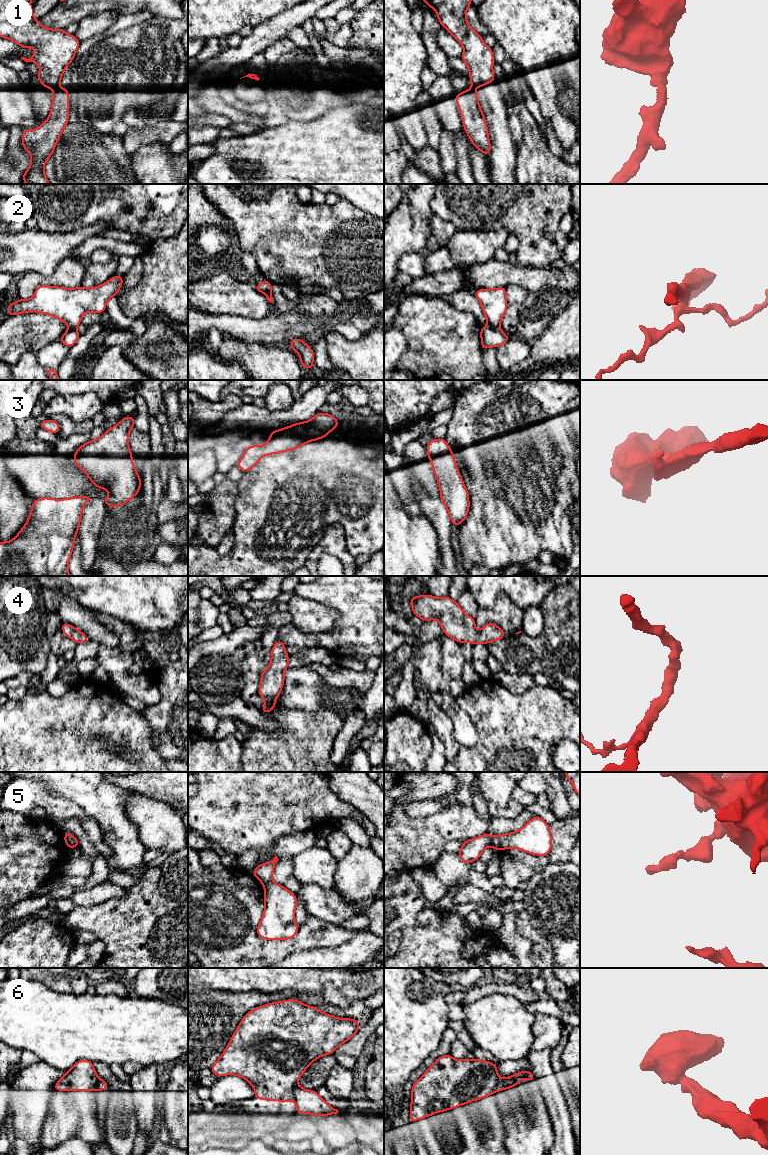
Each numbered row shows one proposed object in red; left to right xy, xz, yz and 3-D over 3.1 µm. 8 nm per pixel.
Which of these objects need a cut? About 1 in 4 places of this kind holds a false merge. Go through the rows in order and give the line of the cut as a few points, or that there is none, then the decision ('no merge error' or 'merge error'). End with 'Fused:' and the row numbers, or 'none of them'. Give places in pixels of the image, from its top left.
1: cut xy (59, 87), (54, 89); merge error
2: cut yz (488, 324), (498, 330); merge error
3: cut none; no merge error
4: cut none; no merge error
5: cut xy (74, 837), (70, 847); merge error
6: cut xz (296, 1083), (293, 1099); merge error
Fused: 1, 2, 5, 6

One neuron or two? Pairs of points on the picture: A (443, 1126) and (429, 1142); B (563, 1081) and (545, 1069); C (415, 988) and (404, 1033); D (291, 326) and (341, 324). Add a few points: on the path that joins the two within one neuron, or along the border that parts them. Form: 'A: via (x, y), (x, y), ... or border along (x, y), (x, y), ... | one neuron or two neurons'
A: via (441, 1130), (433, 1138) | one neuron
B: border along (554, 1074), (561, 1093), (565, 1098) | two neurons
C: via (404, 999), (404, 1022) | one neuron
D: via (303, 324), (329, 324) | one neuron

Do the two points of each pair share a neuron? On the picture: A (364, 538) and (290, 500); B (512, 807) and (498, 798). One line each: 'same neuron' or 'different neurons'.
A: same neuron
B: different neurons

